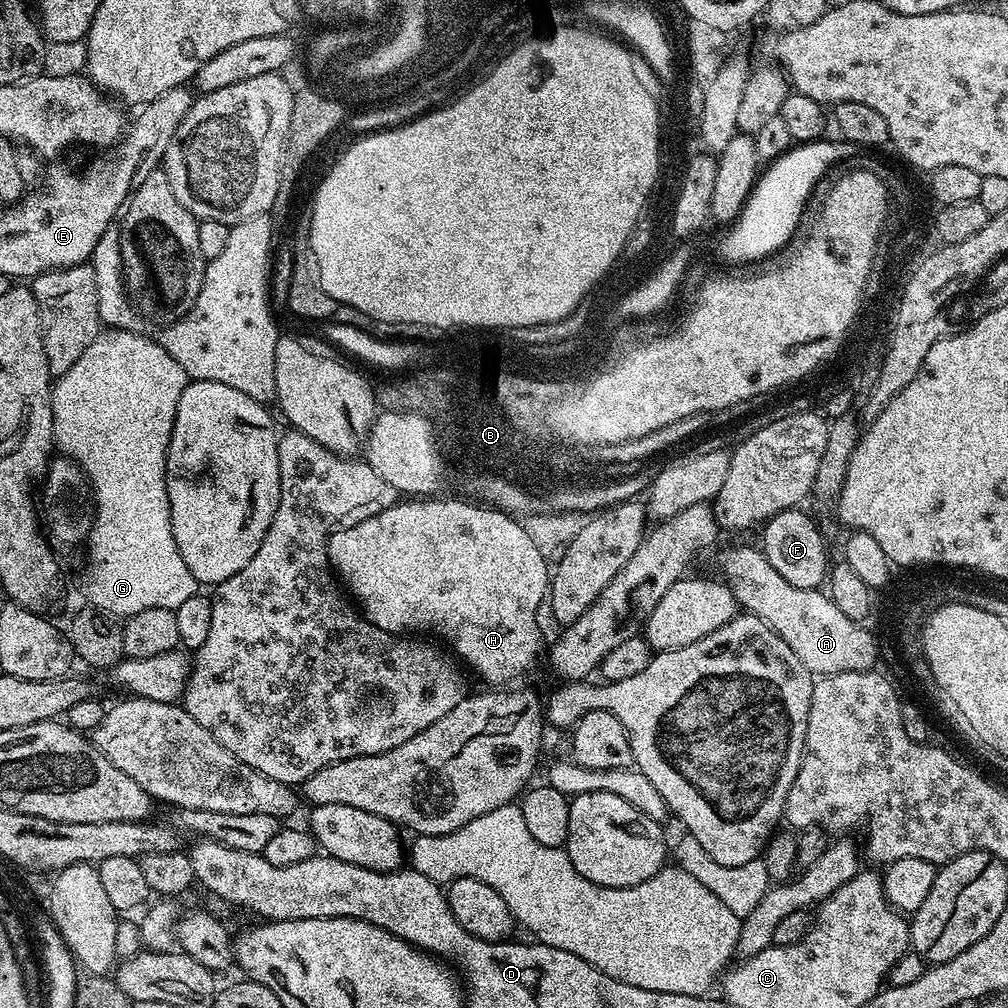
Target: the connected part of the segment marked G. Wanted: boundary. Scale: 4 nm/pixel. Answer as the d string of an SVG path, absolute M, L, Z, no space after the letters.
M123 327L101 331L100 335L90 342L86 354L66 370L64 376L55 381L52 389L52 435L57 449L60 448L65 457L73 464L80 465L84 470L88 483L92 486L94 497L94 515L92 529L88 532L86 549L88 548L88 565L84 568L84 592L88 595L87 603L91 607L107 612L113 618L127 618L138 614L142 610L155 608L170 608L175 610L186 602L186 598L197 595L198 585L194 574L190 574L190 566L182 562L182 554L178 550L178 542L174 542L174 530L170 522L170 502L168 501L168 487L166 478L168 474L168 443L172 437L174 418L178 410L178 398L182 398L182 390L190 383L189 376L184 373L182 366L174 360L172 355L161 346L159 339L150 340L146 336L139 336L136 332L124 332Z

